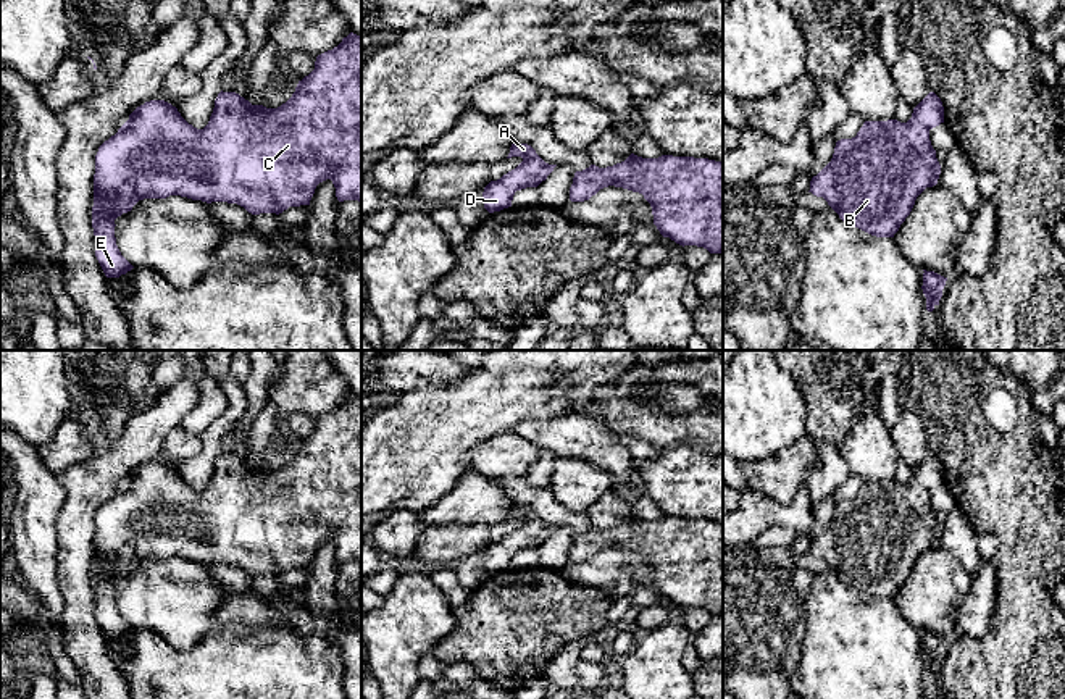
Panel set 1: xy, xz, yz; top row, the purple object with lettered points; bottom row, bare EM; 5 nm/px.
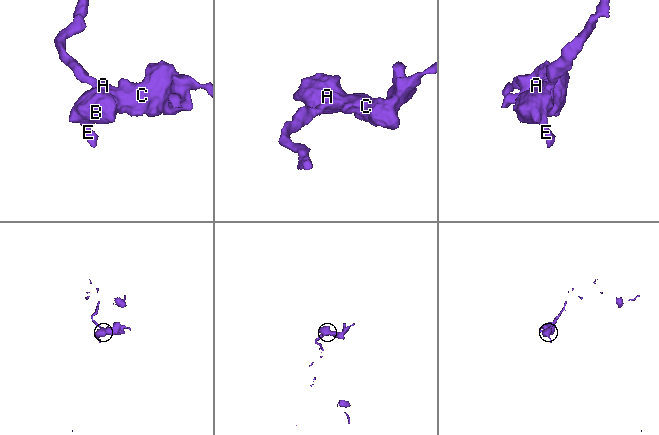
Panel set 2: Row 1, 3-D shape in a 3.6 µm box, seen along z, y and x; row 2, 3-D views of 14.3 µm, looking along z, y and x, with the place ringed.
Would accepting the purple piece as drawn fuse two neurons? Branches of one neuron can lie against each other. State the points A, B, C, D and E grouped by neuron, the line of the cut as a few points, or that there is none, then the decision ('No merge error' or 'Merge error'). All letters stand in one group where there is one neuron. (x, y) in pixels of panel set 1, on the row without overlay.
Groups: A B C D E. No split. No merge error

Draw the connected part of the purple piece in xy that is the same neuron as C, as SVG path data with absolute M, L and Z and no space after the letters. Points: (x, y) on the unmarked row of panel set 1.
M353 394L318 416L315 431L278 470L252 467L236 454L221 452L208 486L197 491L165 462L137 468L95 517L95 618L106 639L134 630L116 607L115 581L139 562L181 557L237 565L252 576L279 576L289 568L310 567L316 547L326 541L332 542L339 563L361 565L361 399Z

